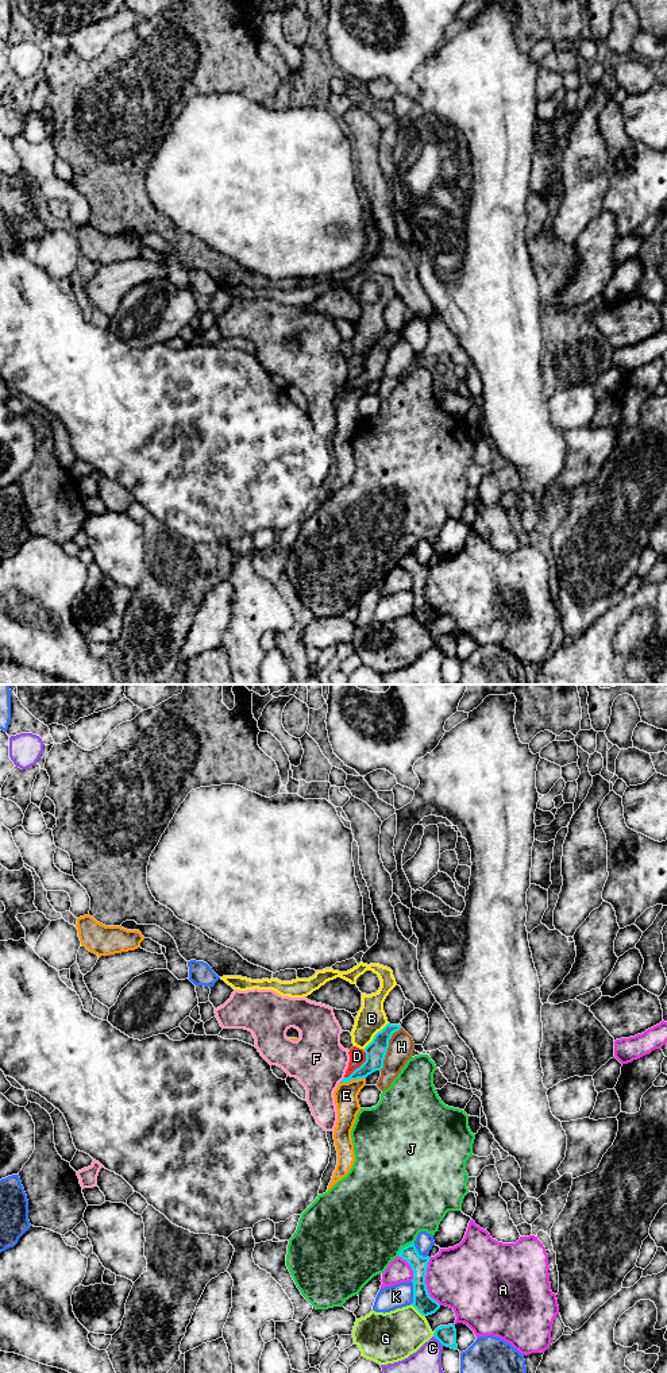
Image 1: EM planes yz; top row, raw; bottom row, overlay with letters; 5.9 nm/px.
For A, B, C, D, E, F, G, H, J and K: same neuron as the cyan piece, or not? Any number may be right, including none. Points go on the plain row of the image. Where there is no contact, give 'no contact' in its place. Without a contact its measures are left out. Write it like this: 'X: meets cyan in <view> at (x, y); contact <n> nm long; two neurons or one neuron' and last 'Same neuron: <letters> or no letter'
A: meets cyan in yz at (424, 591); contact 280 nm long; two neurons
B: meets cyan in yz at (374, 344); contact 220 nm long; two neurons
C: meets cyan in yz at (439, 650); contact 90 nm long; two neurons
D: meets cyan in yz at (359, 375); contact 200 nm long; two neurons
E: meets cyan in yz at (351, 388); contact 170 nm long; two neurons
F: meets cyan in yz at (342, 389); contact 60 nm long; two neurons
G: meets cyan in yz at (417, 618); contact 120 nm long; two neurons
H: meets cyan in yz at (388, 355); contact 280 nm long; two neurons
J: meets cyan in yz at (405, 555); contact 130 nm long; two neurons
K: meets cyan in yz at (413, 601); contact 140 nm long; two neurons
Same neuron: no letter

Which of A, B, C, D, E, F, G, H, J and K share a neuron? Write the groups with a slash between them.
A / B / C / D / E / F / G / H / J / K

